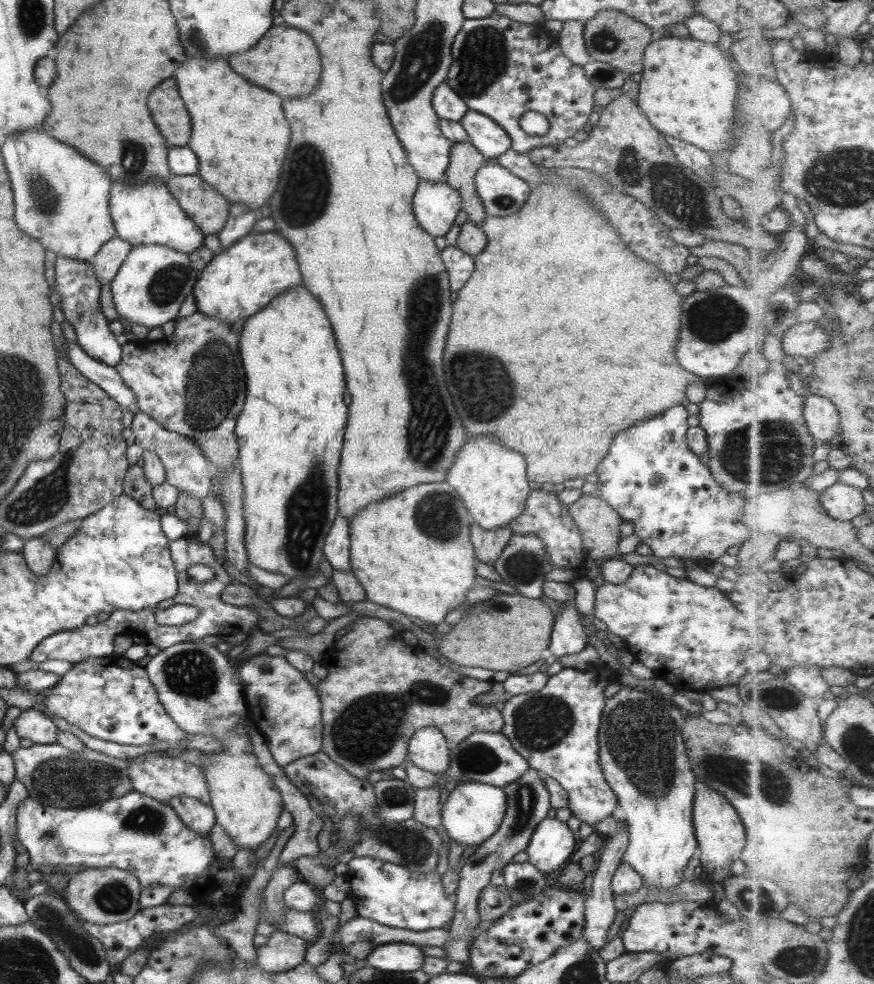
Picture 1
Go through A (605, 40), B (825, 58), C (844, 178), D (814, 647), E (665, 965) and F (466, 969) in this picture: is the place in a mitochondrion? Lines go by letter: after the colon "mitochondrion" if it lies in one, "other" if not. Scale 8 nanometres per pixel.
A: mitochondrion
B: other
C: mitochondrion
D: other
E: other
F: other

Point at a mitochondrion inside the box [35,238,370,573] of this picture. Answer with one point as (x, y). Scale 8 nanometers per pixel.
(214, 384)

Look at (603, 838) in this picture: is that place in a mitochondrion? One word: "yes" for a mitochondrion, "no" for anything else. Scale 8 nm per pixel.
no

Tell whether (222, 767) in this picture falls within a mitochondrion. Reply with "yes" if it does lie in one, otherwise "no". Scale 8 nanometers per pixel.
no

